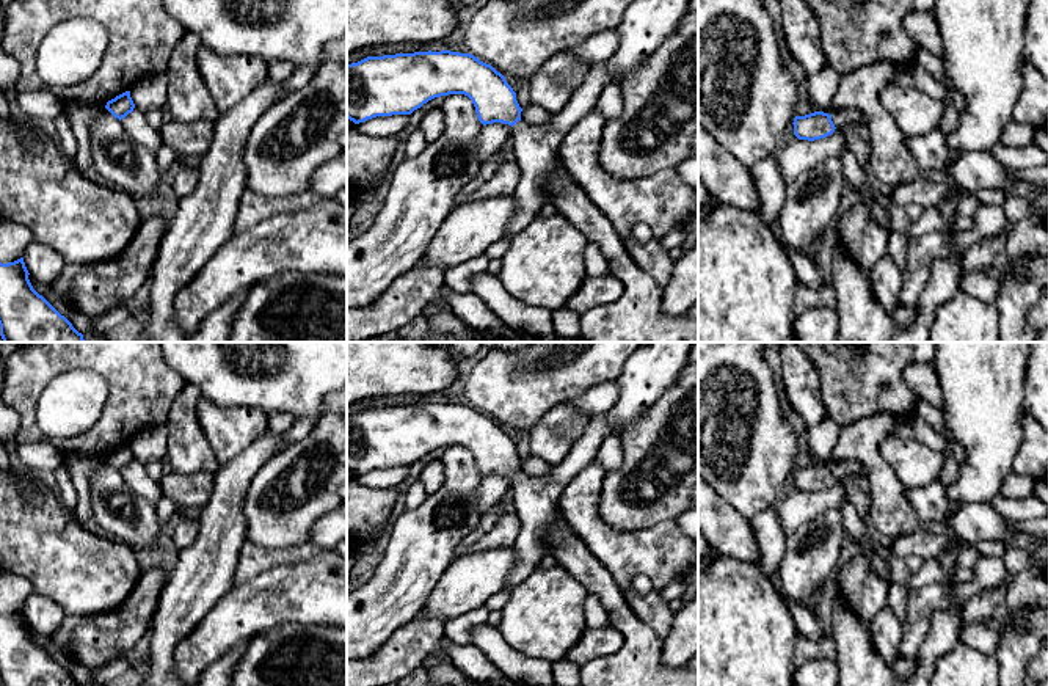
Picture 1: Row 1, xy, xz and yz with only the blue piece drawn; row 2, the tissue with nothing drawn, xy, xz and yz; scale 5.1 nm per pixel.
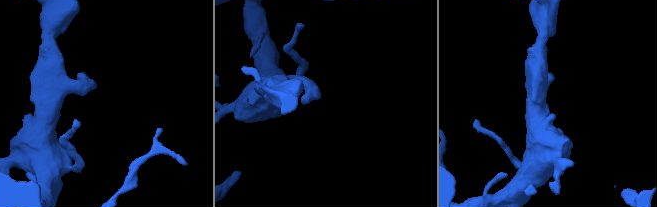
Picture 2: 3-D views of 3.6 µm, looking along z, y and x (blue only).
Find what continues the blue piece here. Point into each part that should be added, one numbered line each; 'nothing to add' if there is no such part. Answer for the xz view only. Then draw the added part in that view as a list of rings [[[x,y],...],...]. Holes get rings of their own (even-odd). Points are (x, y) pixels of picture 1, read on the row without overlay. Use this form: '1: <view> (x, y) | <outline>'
1: xz (535, 499) | [[[606,413],[591,416],[585,432],[576,440],[562,462],[551,473],[530,477],[518,473],[511,479],[515,513],[521,531],[513,543],[516,564],[507,576],[504,589],[513,589],[535,571],[543,557],[551,554],[548,529],[559,515],[559,499],[568,482],[588,463],[596,460],[602,440],[610,433]]]

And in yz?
nothing to add

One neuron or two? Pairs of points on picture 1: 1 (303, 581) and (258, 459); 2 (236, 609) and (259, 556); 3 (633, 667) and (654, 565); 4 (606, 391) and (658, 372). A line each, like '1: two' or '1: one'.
1: two
2: two
3: two
4: two

